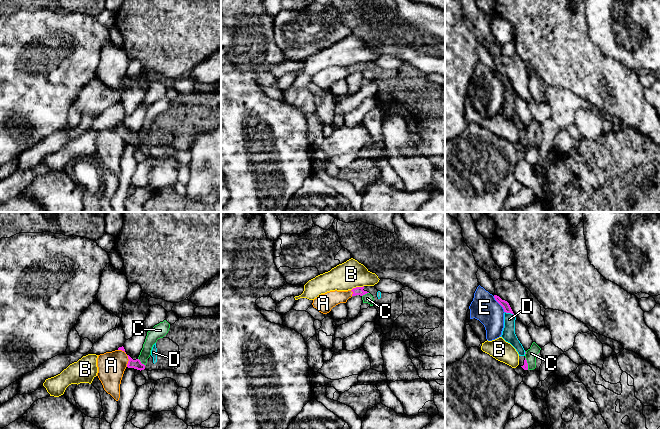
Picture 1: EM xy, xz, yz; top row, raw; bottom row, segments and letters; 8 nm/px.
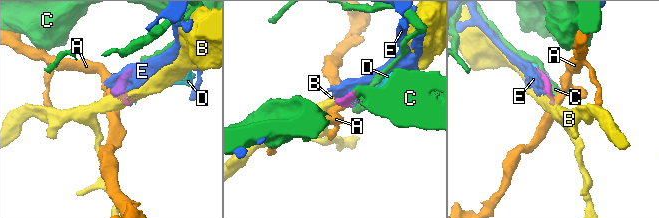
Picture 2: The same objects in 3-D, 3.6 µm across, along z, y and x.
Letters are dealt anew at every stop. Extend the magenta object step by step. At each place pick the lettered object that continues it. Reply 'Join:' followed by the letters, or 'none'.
Join: D

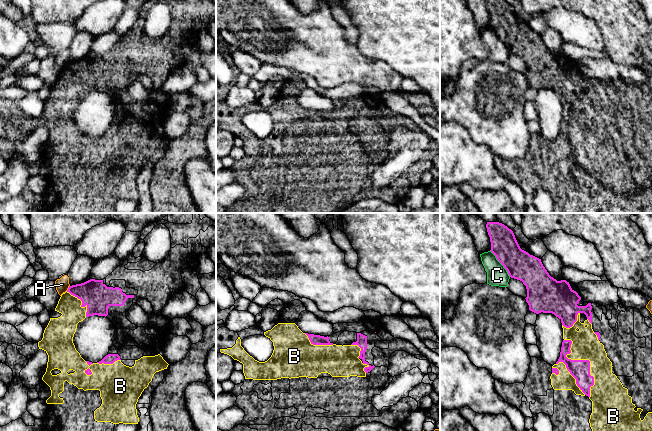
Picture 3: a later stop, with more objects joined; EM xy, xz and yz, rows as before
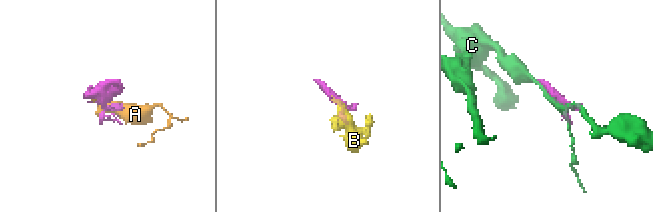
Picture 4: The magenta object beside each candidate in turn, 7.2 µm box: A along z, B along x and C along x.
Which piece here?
Join: B

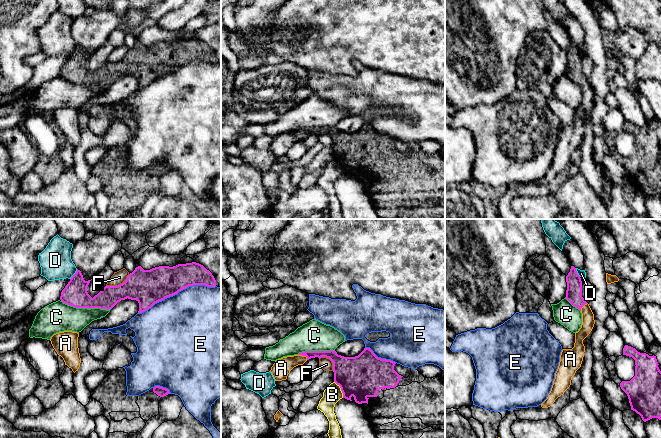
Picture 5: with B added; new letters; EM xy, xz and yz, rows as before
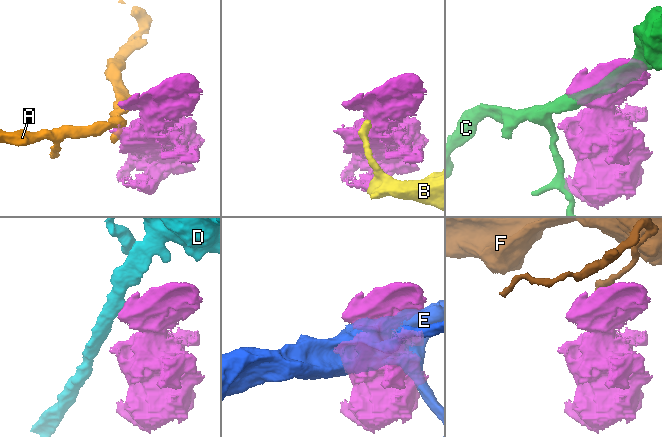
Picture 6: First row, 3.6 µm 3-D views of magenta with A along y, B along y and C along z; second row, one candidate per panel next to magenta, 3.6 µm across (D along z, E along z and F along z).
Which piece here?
Join: none

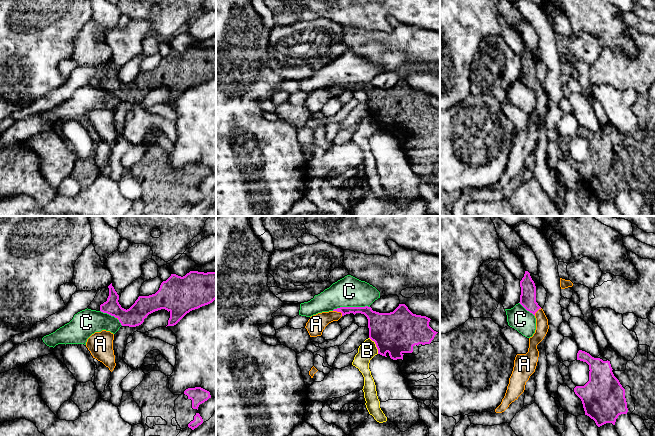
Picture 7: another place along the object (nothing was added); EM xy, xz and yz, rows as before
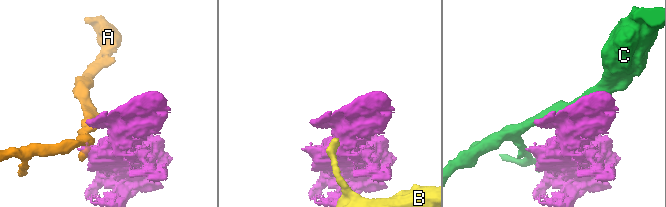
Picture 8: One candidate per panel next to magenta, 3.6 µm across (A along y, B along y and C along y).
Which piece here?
Join: none

